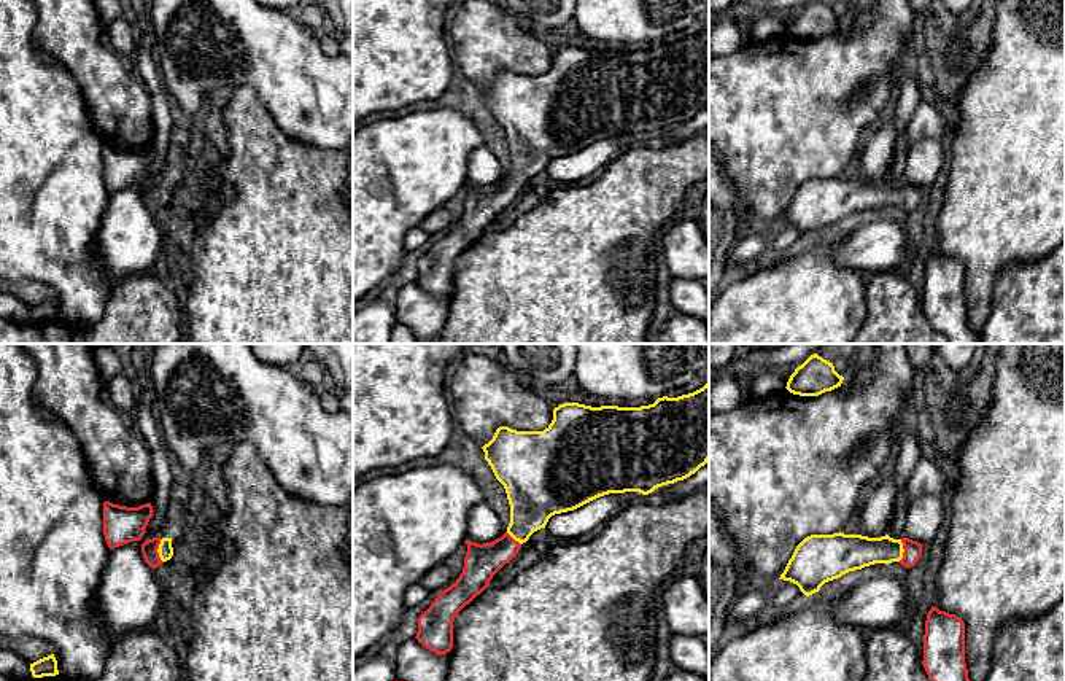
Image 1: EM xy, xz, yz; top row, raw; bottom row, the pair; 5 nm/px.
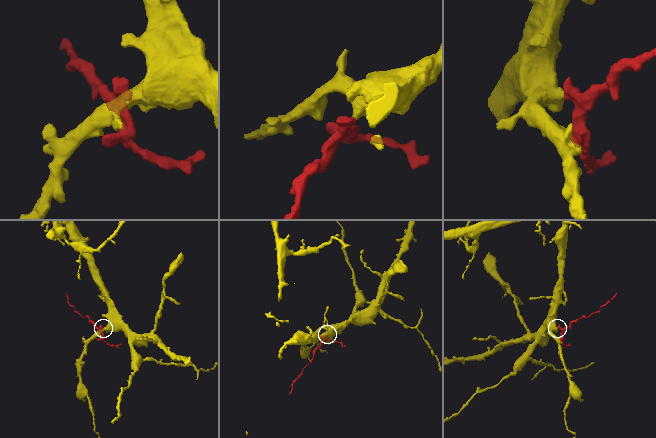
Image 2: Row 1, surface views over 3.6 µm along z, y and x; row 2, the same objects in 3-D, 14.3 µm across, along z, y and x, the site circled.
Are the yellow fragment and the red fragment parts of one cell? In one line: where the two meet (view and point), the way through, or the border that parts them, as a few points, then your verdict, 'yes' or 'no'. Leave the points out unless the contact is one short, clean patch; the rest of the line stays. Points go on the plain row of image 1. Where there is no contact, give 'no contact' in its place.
xy (158, 194) | across xy (166, 194), (158, 194), (150, 191) | yes

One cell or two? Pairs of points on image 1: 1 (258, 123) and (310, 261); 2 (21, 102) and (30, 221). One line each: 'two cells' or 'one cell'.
1: one cell
2: one cell

